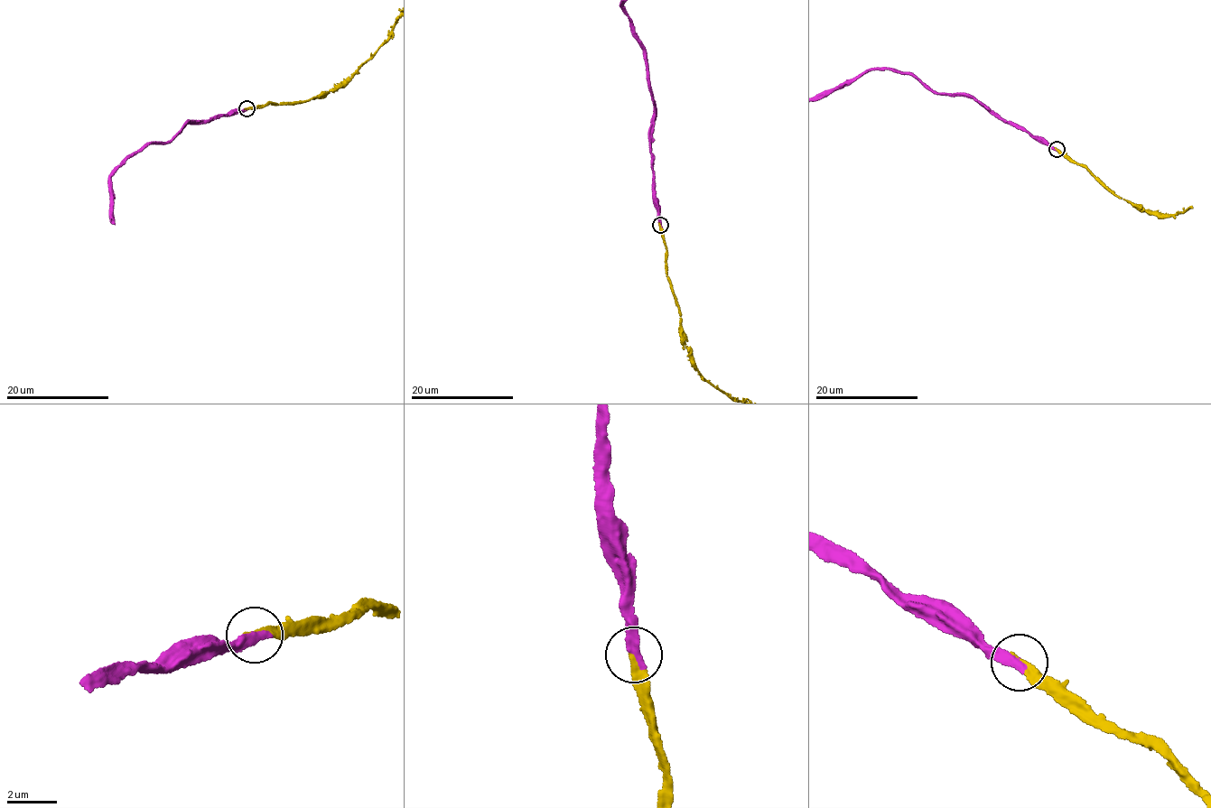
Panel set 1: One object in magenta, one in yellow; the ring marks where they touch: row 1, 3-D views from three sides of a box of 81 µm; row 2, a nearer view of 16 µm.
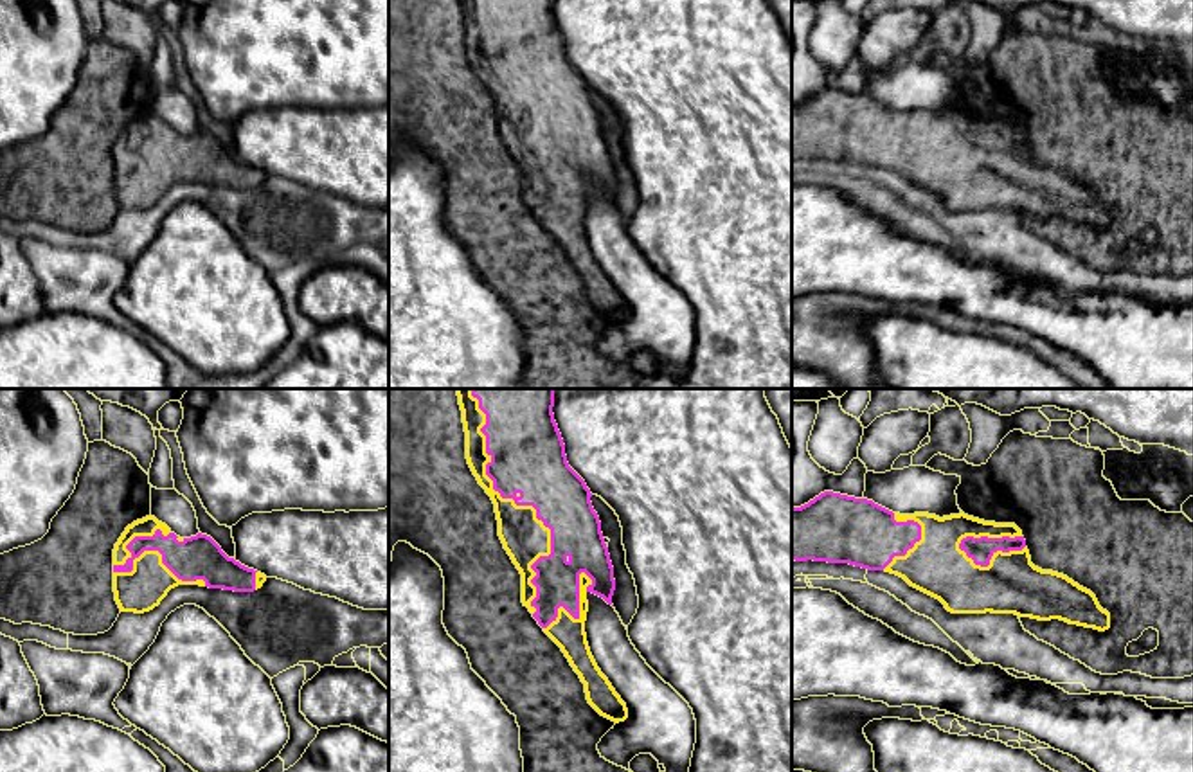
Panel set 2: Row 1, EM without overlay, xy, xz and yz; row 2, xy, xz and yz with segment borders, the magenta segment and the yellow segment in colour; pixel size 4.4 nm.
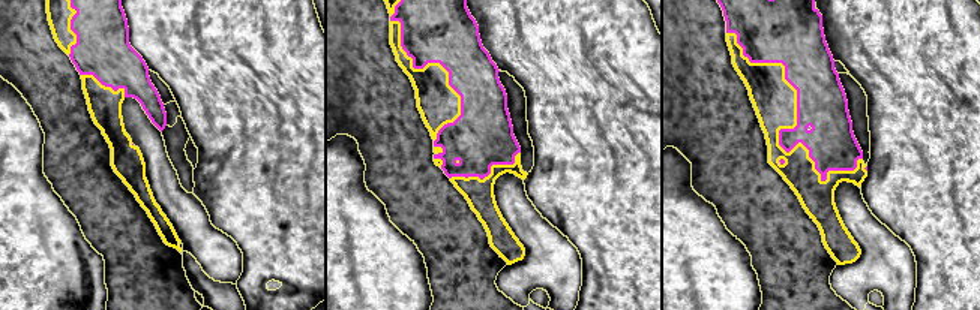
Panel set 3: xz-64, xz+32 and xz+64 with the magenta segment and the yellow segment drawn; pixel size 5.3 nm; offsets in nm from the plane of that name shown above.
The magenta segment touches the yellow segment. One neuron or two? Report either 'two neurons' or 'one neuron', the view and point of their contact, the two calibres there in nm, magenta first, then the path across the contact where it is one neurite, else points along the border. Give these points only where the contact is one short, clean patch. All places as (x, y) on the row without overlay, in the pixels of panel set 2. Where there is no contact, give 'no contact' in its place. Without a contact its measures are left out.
one neuron; contact xz (528, 101); calibres 340 and 200 nm

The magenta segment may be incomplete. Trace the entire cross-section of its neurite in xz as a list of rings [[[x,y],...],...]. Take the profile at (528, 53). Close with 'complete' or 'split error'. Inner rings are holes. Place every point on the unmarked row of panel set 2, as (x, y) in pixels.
[[[459,0],[466,29],[466,56],[495,101],[498,133],[522,171],[522,200],[543,229],[561,245],[585,281],[588,301],[605,315],[619,320],[628,315],[626,301],[597,265],[585,230],[588,209],[587,191],[592,189],[612,202],[615,187],[614,164],[601,130],[601,119],[590,99],[585,77],[569,63],[565,41],[554,18],[554,0]]]; split error

